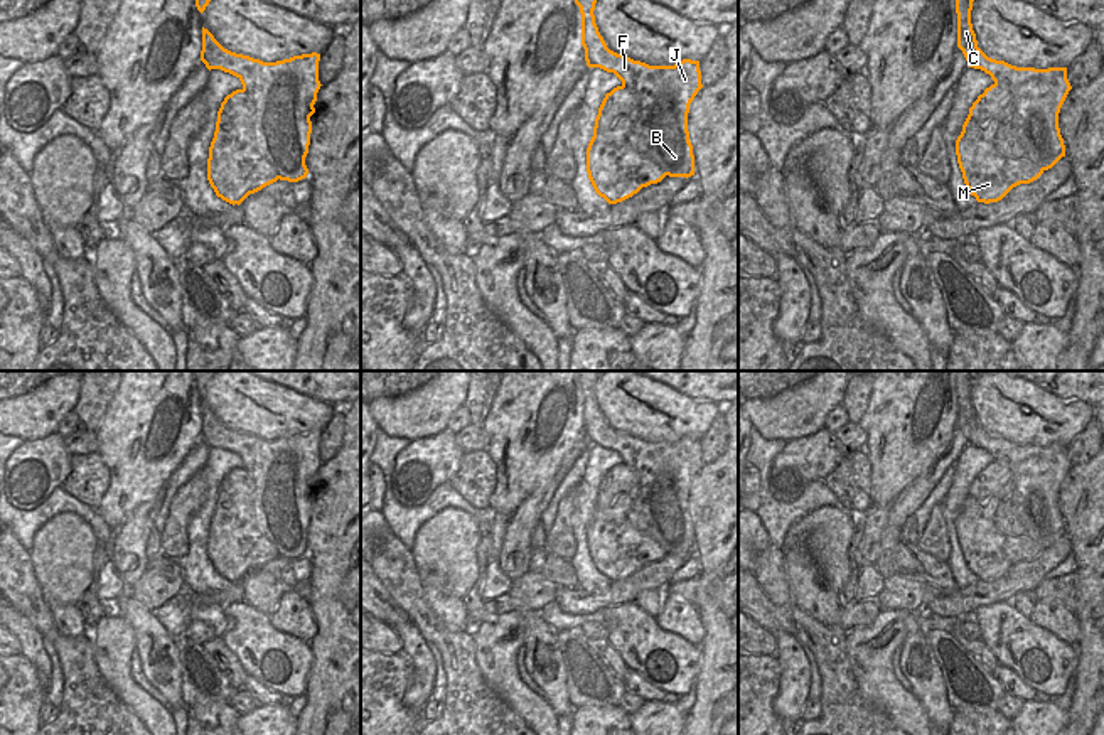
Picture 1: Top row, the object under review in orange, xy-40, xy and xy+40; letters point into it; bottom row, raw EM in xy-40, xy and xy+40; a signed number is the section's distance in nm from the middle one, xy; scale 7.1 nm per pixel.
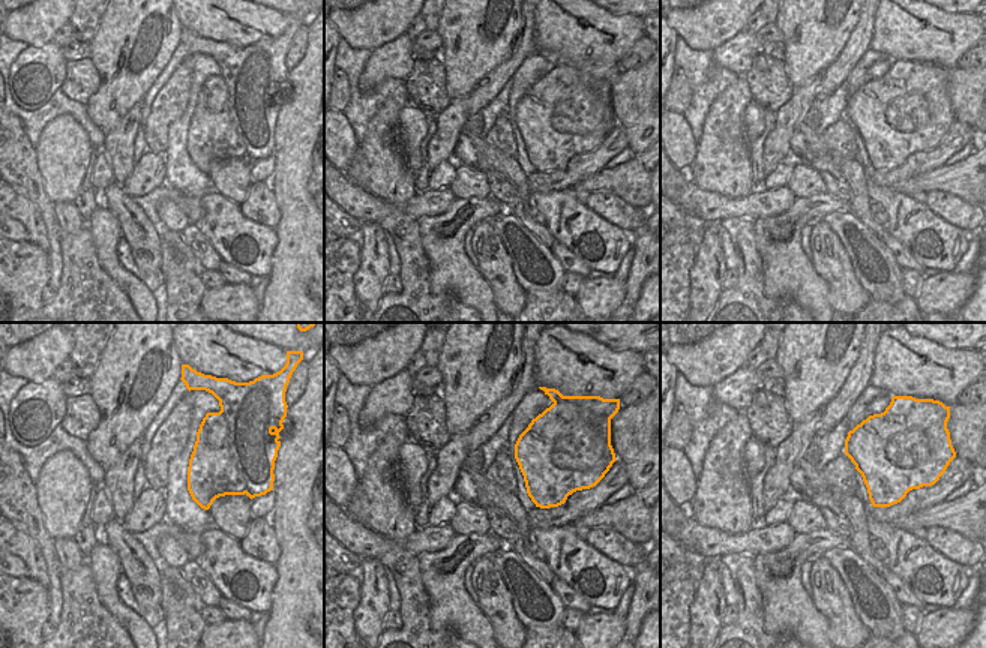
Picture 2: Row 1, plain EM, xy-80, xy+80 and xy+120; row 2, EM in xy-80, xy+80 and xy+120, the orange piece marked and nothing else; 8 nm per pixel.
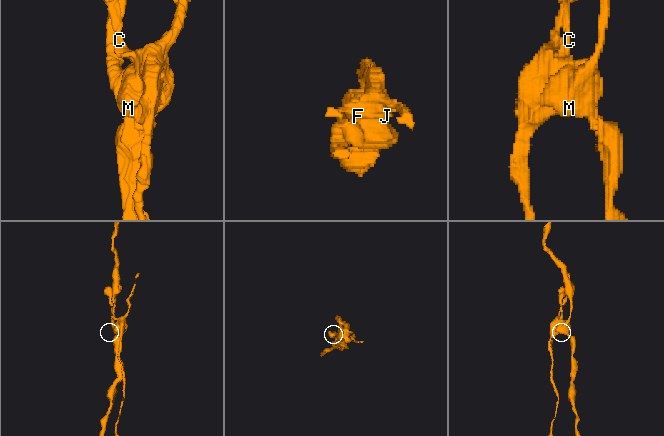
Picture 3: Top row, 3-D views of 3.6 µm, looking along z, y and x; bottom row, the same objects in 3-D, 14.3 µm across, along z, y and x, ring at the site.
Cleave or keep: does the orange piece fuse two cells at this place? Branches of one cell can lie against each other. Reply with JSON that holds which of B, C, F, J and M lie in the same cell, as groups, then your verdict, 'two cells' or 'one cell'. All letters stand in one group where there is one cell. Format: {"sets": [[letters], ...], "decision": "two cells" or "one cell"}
{"sets": [["B", "C", "F", "J"], ["M"]], "decision": "two cells"}

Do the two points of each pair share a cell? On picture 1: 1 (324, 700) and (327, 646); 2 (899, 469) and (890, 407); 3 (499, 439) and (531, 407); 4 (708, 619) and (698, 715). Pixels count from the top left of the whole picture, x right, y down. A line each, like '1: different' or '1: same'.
1: same
2: same
3: same
4: same

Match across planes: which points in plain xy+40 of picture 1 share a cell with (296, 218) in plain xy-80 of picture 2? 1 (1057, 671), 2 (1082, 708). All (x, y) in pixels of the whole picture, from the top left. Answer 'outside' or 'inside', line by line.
1: outside
2: inside

